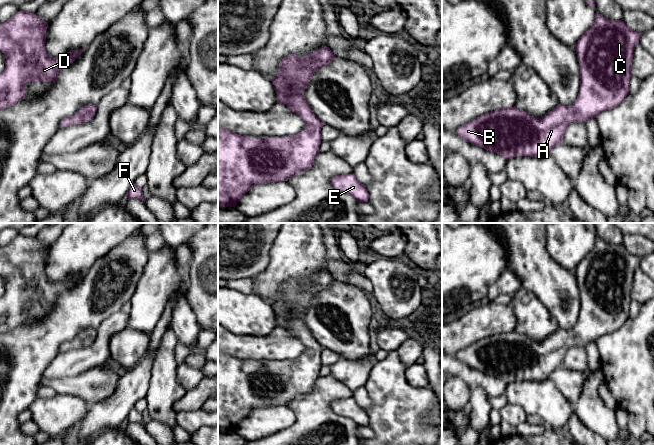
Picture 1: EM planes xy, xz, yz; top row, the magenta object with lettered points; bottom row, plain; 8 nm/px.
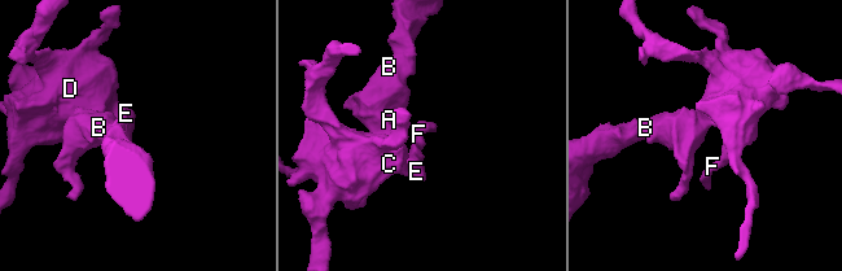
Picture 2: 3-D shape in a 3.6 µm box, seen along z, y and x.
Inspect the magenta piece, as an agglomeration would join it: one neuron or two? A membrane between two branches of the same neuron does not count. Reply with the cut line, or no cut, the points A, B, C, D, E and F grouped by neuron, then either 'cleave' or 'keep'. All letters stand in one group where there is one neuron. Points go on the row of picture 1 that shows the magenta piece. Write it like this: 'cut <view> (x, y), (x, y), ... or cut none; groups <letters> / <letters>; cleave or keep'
cut none; groups A B C D E F; keep

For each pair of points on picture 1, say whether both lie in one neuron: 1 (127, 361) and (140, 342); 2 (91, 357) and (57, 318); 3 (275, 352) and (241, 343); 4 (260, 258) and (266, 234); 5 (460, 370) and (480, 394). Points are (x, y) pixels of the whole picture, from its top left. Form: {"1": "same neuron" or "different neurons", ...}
{"1": "same neuron", "2": "different neurons", "3": "same neuron", "4": "same neuron", "5": "different neurons"}

